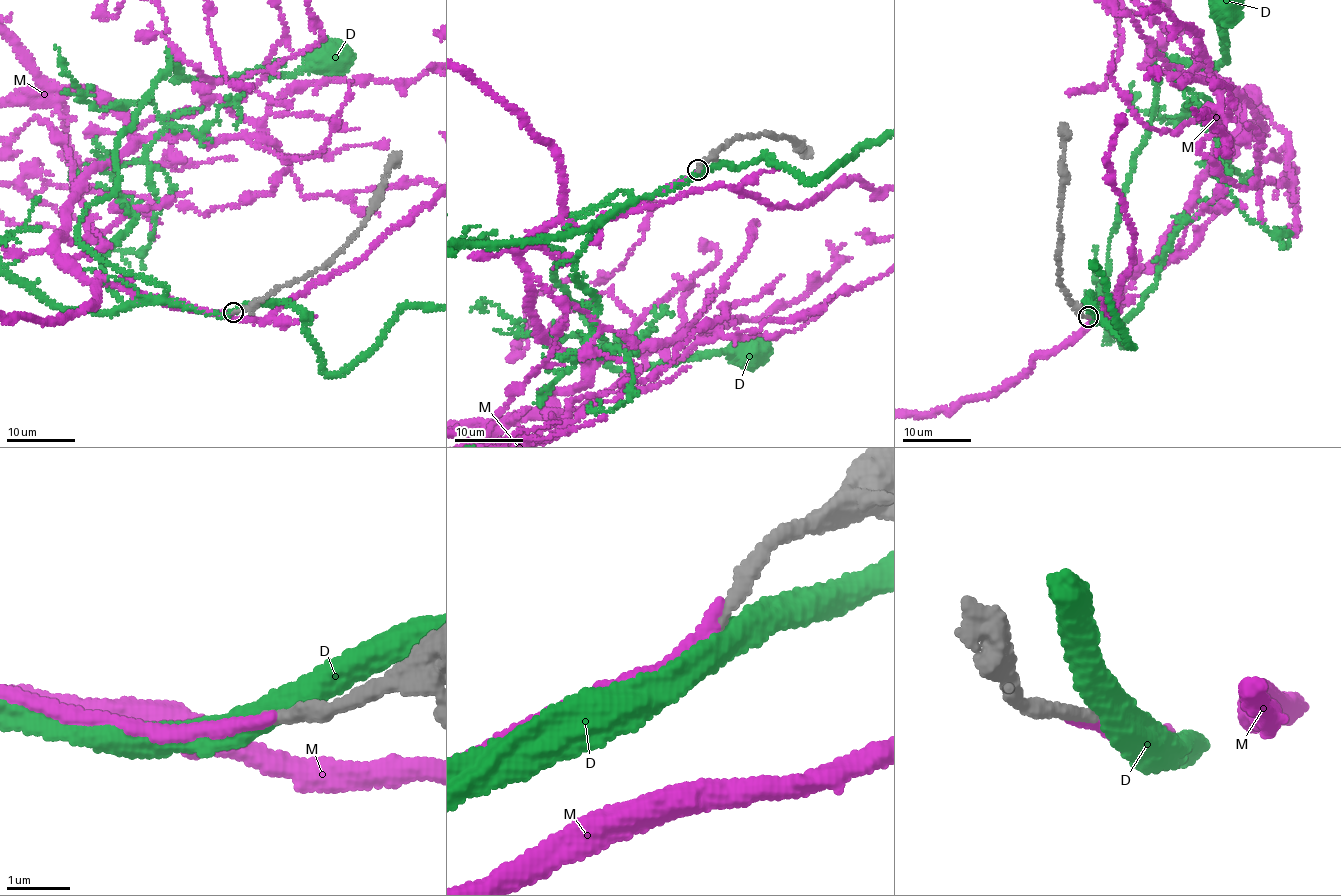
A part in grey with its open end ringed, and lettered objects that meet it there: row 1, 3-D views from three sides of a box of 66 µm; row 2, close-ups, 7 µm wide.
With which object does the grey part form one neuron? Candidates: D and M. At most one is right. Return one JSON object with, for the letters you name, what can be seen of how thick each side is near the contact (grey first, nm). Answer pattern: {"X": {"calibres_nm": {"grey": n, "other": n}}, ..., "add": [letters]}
{"M": {"calibres_nm": {"grey": 220, "other": 200}}, "add": ["M"]}

